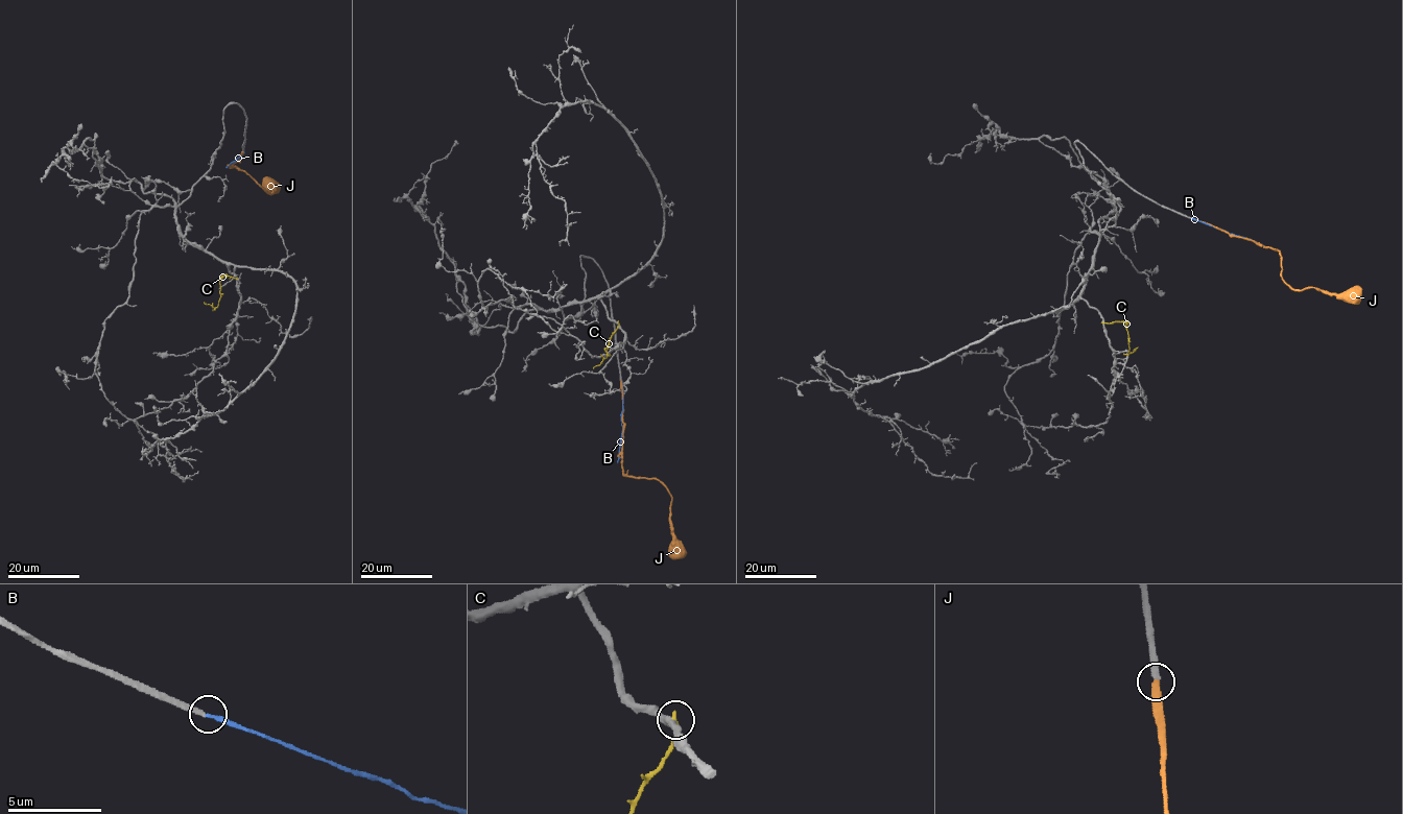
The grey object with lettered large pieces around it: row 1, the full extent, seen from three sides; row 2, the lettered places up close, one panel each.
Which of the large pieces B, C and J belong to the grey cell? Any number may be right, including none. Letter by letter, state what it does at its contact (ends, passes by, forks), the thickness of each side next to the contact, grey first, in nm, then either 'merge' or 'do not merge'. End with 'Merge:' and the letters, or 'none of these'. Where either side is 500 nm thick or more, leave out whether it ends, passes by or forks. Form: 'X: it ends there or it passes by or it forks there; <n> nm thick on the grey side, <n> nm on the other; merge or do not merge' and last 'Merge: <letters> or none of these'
B: it ends there; 280 nm thick on the grey side, 200 nm on the other; do not merge
C: it ends there; 360 nm thick on the grey side, 200 nm on the other; do not merge
J: it ends there; 280 nm thick on the grey side, 320 nm on the other; merge
Merge: J

